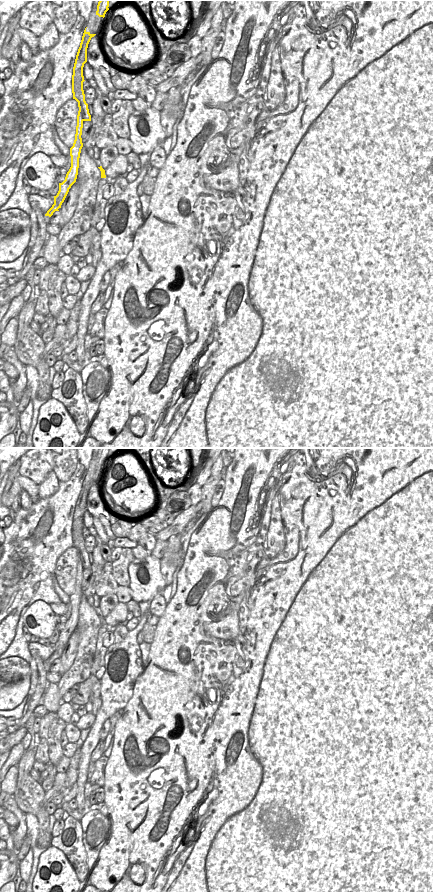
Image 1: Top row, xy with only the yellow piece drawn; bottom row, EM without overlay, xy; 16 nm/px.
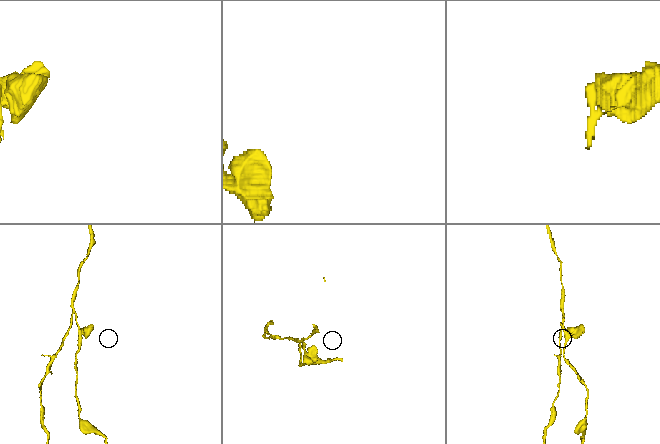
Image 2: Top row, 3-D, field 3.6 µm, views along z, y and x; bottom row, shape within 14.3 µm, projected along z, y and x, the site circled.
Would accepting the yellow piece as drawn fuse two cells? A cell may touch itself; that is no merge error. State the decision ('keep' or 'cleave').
cleave

